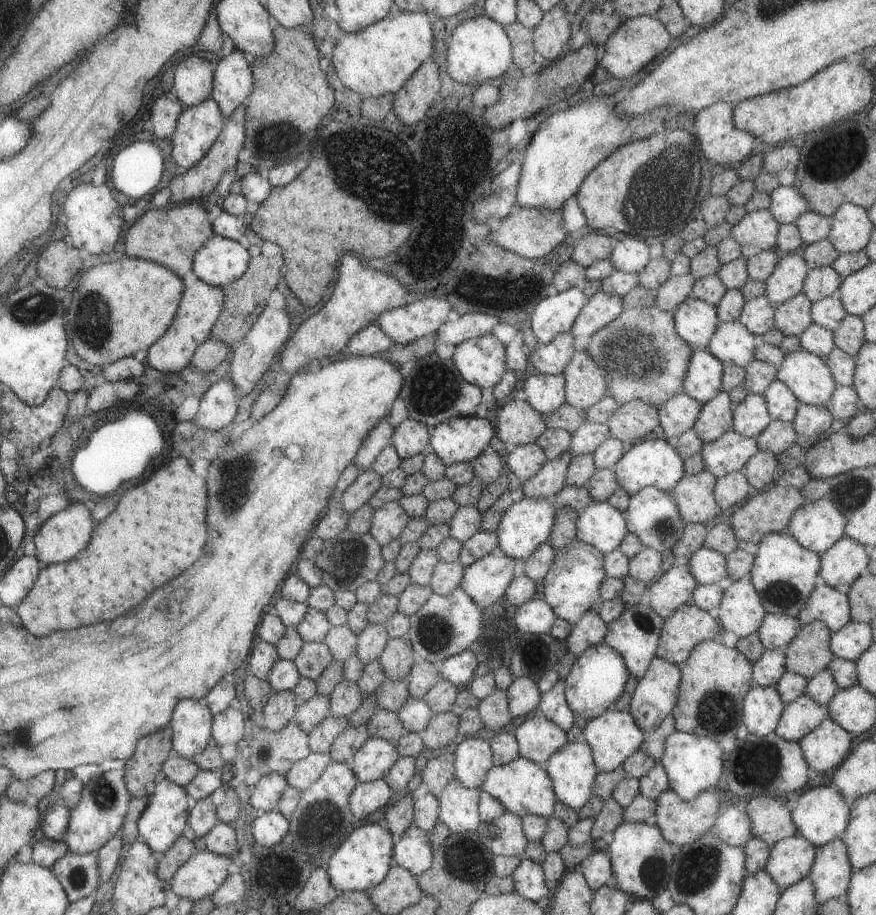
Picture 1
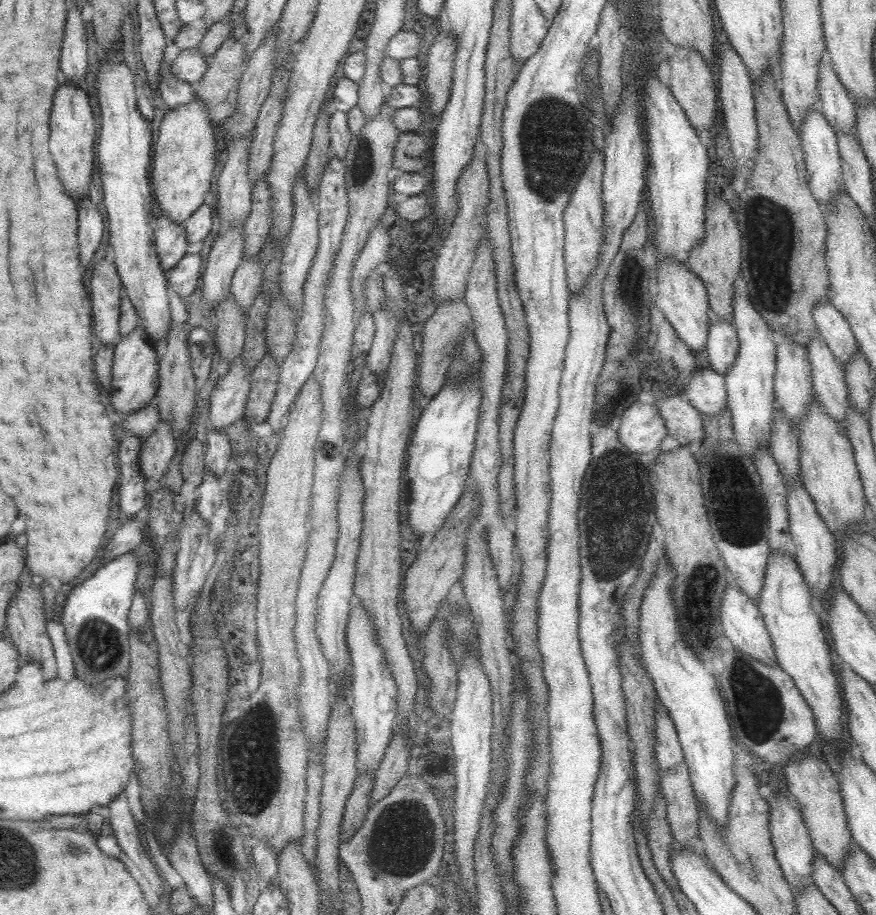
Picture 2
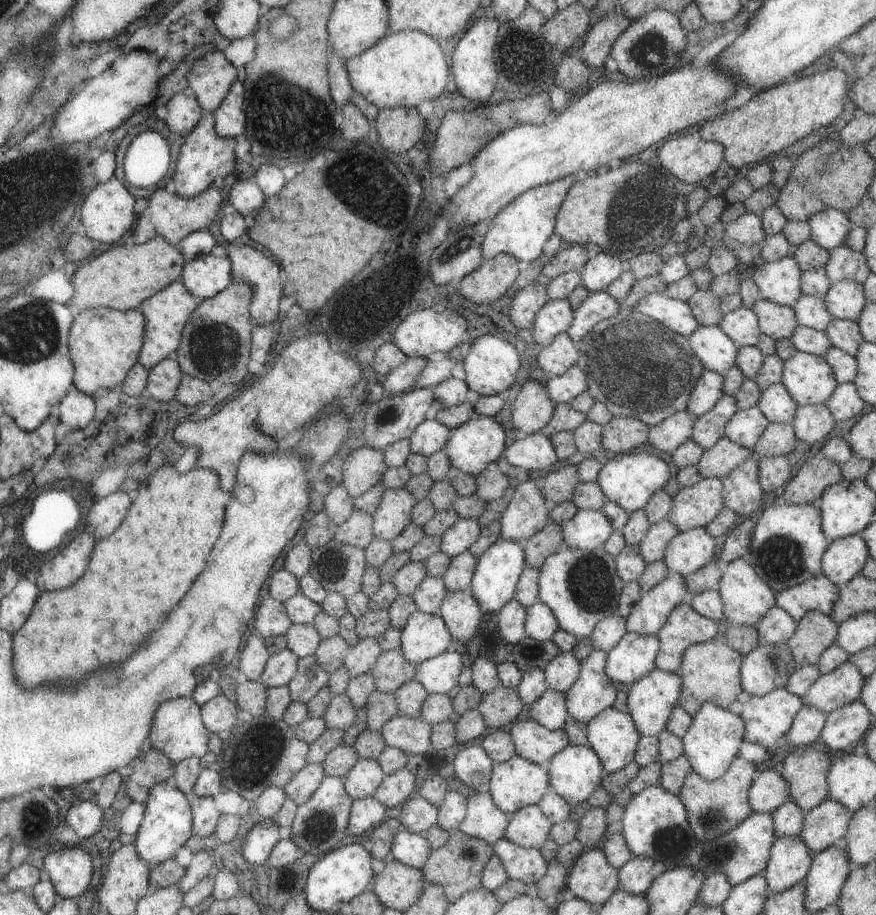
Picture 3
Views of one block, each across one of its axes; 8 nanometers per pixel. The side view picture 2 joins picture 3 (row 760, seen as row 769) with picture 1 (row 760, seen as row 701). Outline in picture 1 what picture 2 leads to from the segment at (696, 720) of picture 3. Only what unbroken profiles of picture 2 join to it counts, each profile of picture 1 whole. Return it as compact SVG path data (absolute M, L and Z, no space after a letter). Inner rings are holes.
M673 731L663 742L663 754L658 760L668 780L668 788L681 800L689 800L699 792L714 789L721 776L721 748L707 736L695 736L687 732Z

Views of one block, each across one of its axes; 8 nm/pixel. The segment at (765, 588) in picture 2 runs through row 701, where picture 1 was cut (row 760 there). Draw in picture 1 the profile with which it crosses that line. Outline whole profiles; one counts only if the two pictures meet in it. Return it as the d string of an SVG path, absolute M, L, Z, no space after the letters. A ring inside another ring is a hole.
M827 717L800 738L798 744L807 766L823 775L849 754L851 736Z

